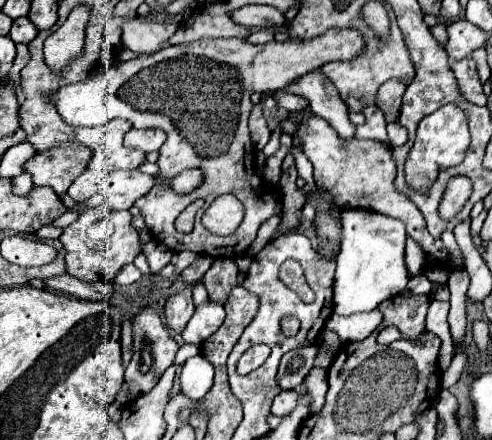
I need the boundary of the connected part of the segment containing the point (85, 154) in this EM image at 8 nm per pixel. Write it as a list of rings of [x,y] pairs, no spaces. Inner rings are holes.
[[[83,145],[54,146],[48,153],[38,153],[24,171],[30,171],[36,185],[52,185],[58,195],[64,195],[72,181],[84,171],[91,151]]]

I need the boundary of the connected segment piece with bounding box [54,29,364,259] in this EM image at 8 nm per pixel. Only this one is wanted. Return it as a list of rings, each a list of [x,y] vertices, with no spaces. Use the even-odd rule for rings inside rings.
[[[342,29],[342,31],[326,31],[324,35],[312,39],[312,41],[288,41],[288,43],[278,43],[278,41],[268,41],[264,45],[250,45],[244,39],[198,39],[192,43],[184,45],[170,45],[164,51],[158,51],[156,55],[138,55],[130,61],[118,63],[116,67],[110,67],[102,73],[96,73],[88,81],[76,83],[76,85],[66,85],[60,87],[58,93],[54,95],[56,109],[60,117],[68,125],[80,125],[80,127],[92,127],[92,125],[104,125],[112,121],[112,117],[124,117],[132,123],[132,127],[160,127],[168,137],[164,145],[160,147],[158,155],[158,173],[154,175],[158,183],[146,193],[144,197],[138,199],[136,207],[142,211],[146,227],[152,231],[156,241],[164,243],[172,251],[194,251],[200,255],[210,255],[210,257],[240,257],[250,243],[256,239],[258,227],[272,215],[280,211],[280,197],[278,193],[256,175],[254,169],[254,159],[256,159],[256,147],[252,145],[250,131],[248,131],[248,117],[252,111],[250,95],[254,91],[274,91],[274,89],[284,89],[292,81],[300,79],[302,75],[318,69],[320,65],[328,61],[346,61],[356,57],[362,51],[362,37],[358,31],[352,29]],[[188,169],[198,169],[202,171],[202,185],[196,187],[192,193],[180,195],[170,187],[170,181],[180,175],[182,171]],[[232,193],[240,203],[244,205],[246,213],[240,223],[240,227],[228,235],[220,237],[210,233],[200,219],[196,219],[196,231],[194,235],[184,235],[174,229],[174,219],[196,199],[204,199],[208,207],[216,197]]]

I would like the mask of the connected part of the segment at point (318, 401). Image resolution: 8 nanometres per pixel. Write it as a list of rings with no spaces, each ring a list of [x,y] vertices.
[[[314,367],[304,379],[304,391],[306,391],[306,397],[310,399],[310,411],[312,413],[318,413],[322,409],[326,389],[328,389],[328,385],[326,385],[326,369]]]

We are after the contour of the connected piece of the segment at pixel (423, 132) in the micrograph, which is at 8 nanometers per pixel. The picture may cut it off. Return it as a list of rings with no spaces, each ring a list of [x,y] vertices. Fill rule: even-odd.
[[[446,105],[444,109],[438,109],[430,115],[426,115],[416,129],[414,145],[406,157],[406,183],[416,193],[426,195],[436,181],[436,175],[440,169],[448,169],[452,165],[460,165],[466,151],[470,147],[470,133],[466,115],[456,105]]]

